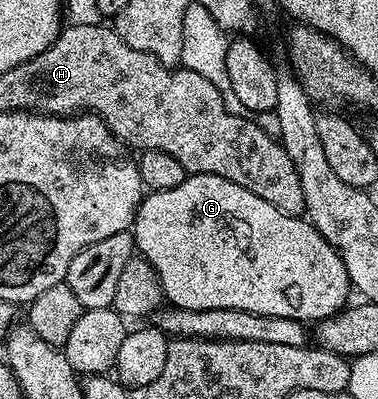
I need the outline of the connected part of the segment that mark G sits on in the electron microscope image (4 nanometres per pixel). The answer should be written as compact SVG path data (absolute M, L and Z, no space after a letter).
M194 173L185 176L178 187L170 187L170 191L152 191L141 201L136 220L130 230L136 239L136 253L145 257L154 267L158 279L162 283L164 300L167 304L177 305L183 309L217 309L218 307L234 307L238 311L250 311L258 315L282 315L282 319L294 319L305 323L315 323L333 317L349 304L350 282L348 272L334 247L326 243L326 239L313 226L311 221L300 215L286 213L274 203L266 203L254 191L246 191L239 183L230 183L230 179L222 179L222 175L206 175Z

